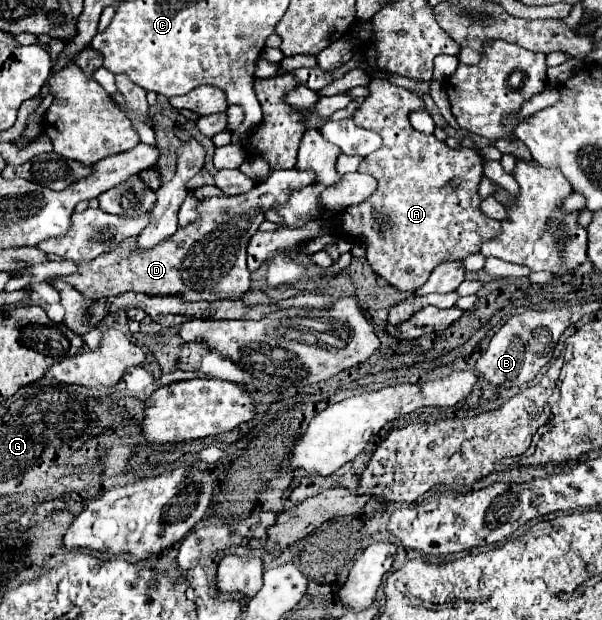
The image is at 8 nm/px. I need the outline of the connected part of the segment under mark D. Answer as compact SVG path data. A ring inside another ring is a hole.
M276 170L270 178L260 182L254 190L240 196L214 196L202 200L202 220L198 224L188 224L186 228L178 228L178 232L162 244L154 248L136 248L132 242L120 244L114 252L104 252L96 260L78 264L78 272L74 276L60 276L54 280L62 280L76 288L90 300L100 300L108 296L118 296L124 292L142 292L148 296L178 296L184 302L216 302L216 300L240 300L250 288L250 270L246 266L246 246L250 238L258 232L258 226L266 220L266 212L278 204L278 200L286 200L290 192L298 188L306 188L306 184L314 184L314 172L298 172L292 170Z

